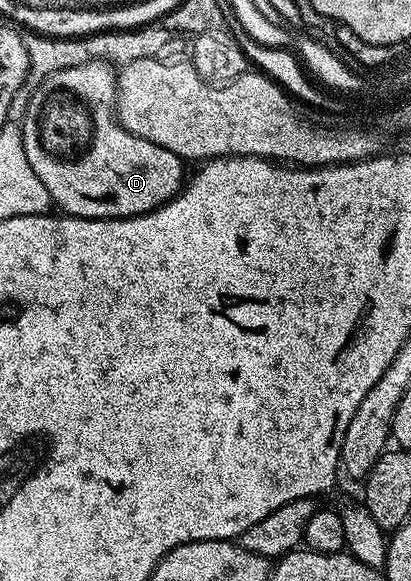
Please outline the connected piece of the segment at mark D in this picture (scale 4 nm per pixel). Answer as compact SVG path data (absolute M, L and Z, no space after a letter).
M96 59L86 65L74 65L74 69L50 73L35 84L33 91L36 92L28 95L28 108L20 124L26 161L30 161L34 173L38 173L38 181L46 185L53 204L63 214L76 215L79 219L130 219L133 215L144 215L168 203L185 186L185 160L170 153L170 149L162 149L162 145L154 145L130 133L115 118L95 119L80 100L80 91L76 87L112 89L116 85L117 74L117 68L111 62Z

